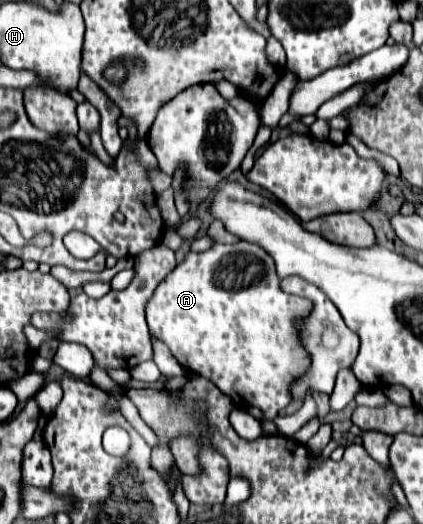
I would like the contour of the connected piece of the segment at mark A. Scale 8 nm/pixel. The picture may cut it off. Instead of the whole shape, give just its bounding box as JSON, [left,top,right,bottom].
[146,240,310,420]

